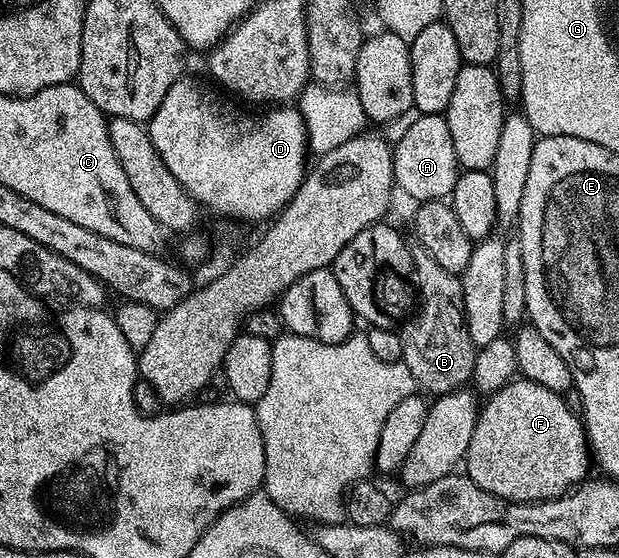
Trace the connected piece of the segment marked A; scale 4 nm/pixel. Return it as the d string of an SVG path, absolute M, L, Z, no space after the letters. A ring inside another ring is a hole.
M418 114L415 119L392 150L395 187L415 203L448 198L455 188L460 166L456 160L456 149L453 147L446 116Z

